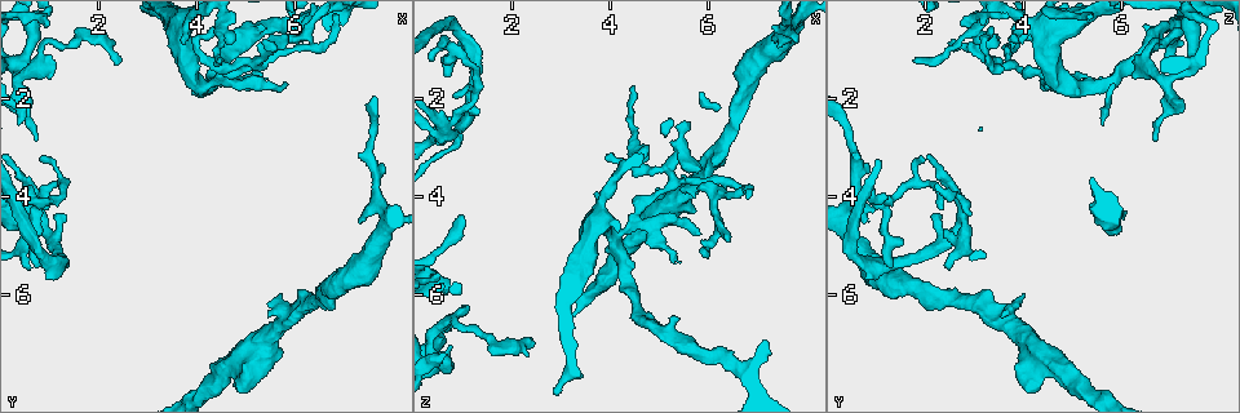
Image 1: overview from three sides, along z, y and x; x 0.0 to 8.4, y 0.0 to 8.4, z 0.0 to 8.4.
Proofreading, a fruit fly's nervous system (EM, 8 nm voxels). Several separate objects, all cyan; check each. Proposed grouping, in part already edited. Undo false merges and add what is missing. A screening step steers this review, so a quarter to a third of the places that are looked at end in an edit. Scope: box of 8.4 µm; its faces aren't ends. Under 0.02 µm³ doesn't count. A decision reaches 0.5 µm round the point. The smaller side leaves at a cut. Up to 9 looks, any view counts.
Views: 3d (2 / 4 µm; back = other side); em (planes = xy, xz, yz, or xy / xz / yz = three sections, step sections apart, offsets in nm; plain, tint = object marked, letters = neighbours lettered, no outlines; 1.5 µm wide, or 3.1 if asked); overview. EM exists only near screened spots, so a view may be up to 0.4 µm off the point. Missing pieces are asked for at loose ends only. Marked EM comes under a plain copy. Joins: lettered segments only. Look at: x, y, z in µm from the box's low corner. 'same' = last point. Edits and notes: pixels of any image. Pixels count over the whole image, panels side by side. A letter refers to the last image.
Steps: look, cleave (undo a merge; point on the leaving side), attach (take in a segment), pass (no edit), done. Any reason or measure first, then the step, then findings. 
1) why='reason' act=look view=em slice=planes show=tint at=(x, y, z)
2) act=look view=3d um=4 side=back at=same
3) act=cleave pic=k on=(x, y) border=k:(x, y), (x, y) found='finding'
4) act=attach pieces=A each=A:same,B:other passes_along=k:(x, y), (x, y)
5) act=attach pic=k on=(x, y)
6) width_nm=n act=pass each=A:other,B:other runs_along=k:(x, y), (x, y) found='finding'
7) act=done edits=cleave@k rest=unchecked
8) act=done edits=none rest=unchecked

why='thick end' act=look view=em slice=planes show=tint at=(0.65, 4.70, 6.00)

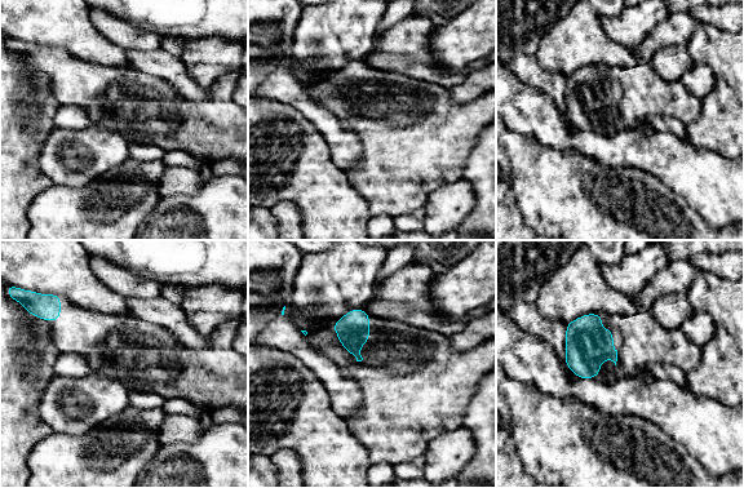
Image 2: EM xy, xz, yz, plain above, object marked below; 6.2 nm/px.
why='what lies round it' act=look view=em slice=planes show=letters at=same

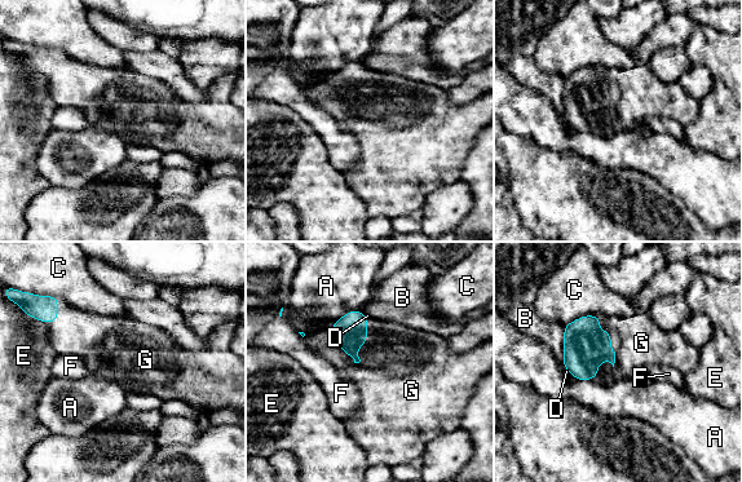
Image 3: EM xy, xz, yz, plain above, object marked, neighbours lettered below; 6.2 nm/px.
act=attach pieces=G each=A:other,B:other,C:other,D:other,E:other,F:other,G:same found='it goes on there'

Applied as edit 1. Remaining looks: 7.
why='see it whole again' act=look view=overview

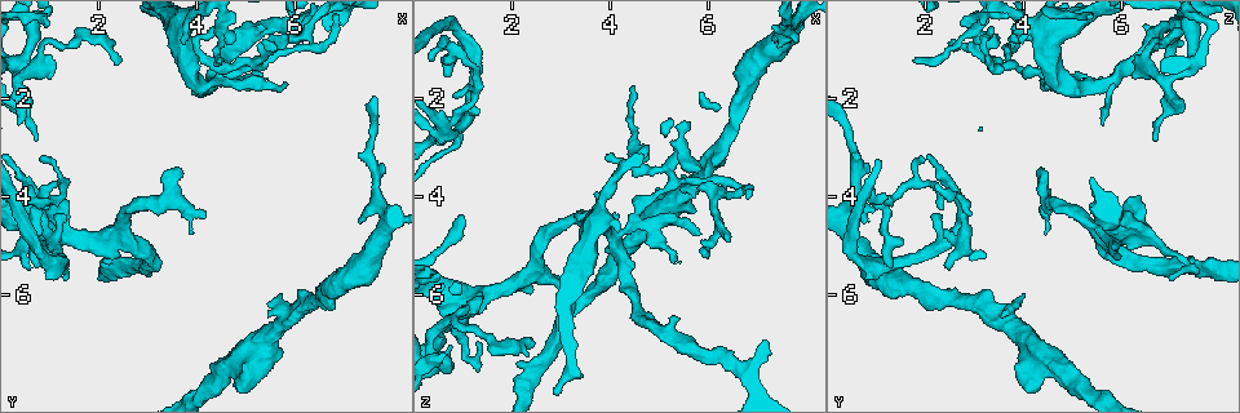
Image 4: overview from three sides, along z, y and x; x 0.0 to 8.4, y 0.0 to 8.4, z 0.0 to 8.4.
why='a fork' act=look view=em slice=planes show=letters at=(2.45, 4.85, 5.70)

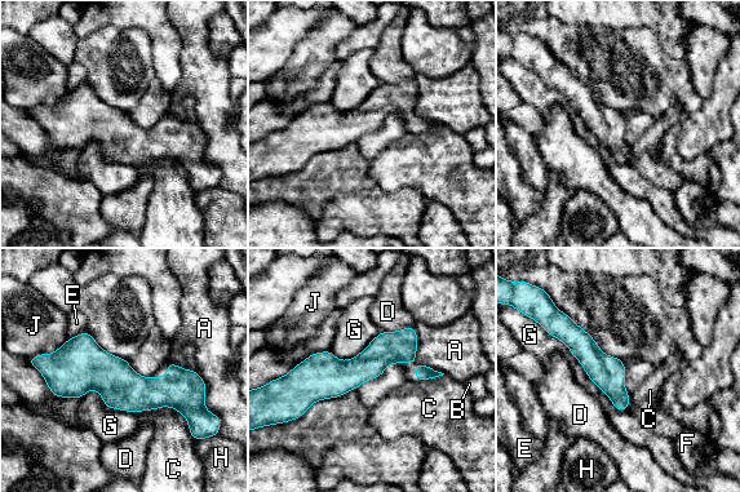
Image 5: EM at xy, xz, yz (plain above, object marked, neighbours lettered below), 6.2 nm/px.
act=pass each=A:other,B:other,C:other,D:other,E:other,F:other,G:other,H:other,J:other border=5:(541, 328), (626, 411) found='continuous, no second neuron'

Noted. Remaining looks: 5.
act=look view=3d um=2 at=(0.75, 4.00, 2.55)

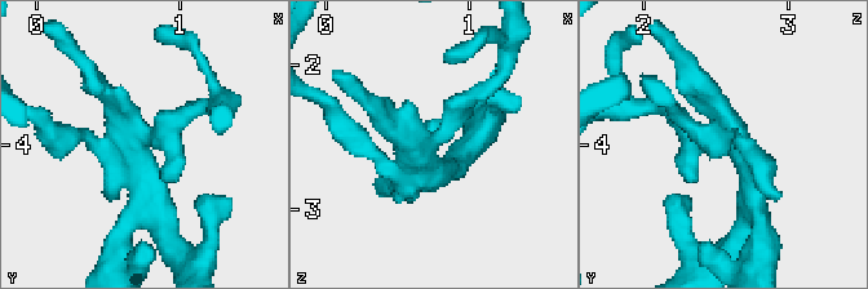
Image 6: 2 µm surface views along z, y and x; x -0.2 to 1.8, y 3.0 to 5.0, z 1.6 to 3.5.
why='shape alone is not enough' act=look view=em slice=planes show=letters at=(0.68, 3.94, 2.58)

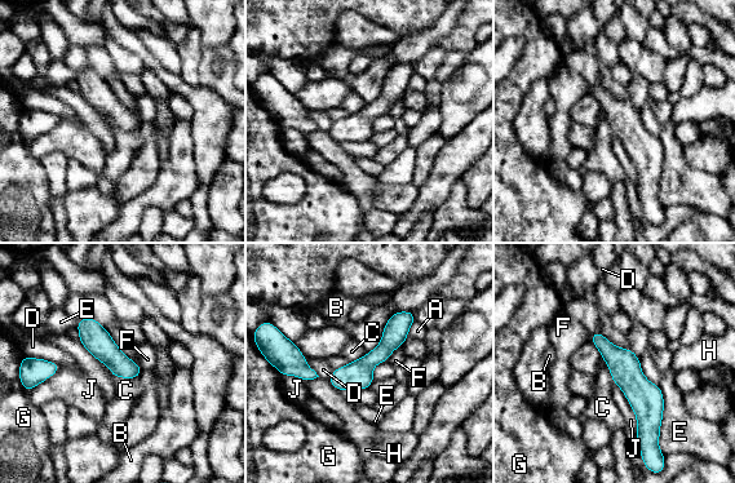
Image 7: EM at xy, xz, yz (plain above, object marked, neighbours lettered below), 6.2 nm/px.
act=pass each=A:other,B:other,C:other,D:other,E:other,F:other,G:other,H:other,J:other border=7:(101, 362), (114, 377), (132, 379) found='one neuron here'

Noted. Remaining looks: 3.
why='an open end' act=look view=3d um=2 at=(0.70, 1.65, 7.05)

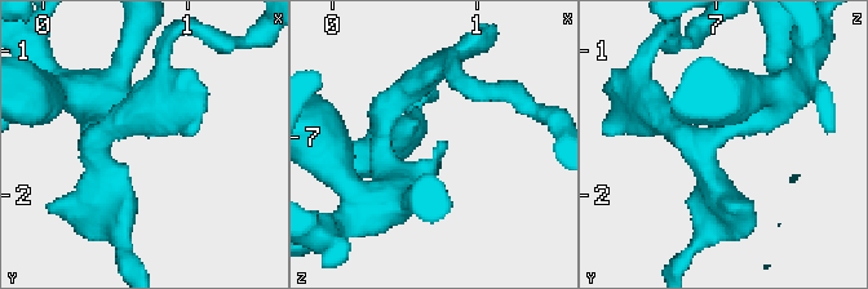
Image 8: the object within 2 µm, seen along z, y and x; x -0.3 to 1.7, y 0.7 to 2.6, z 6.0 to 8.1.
why='need the tissue' act=look view=em slice=xy step=4 show=letters at=(0.76, 1.60, 7.04)

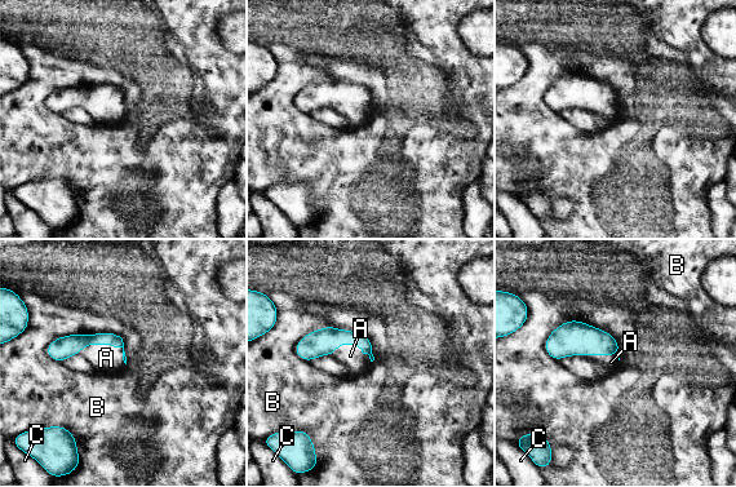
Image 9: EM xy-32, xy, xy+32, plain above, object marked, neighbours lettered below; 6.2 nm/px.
longest_contact=A:300nm act=attach pieces=A each=A:same,B:other,C:other passes_along=9:(70, 345), (107, 344), (106, 358) found='it goes on there'

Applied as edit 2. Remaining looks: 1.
act=done edits=attach@3,attach@9 rest=unchecked

